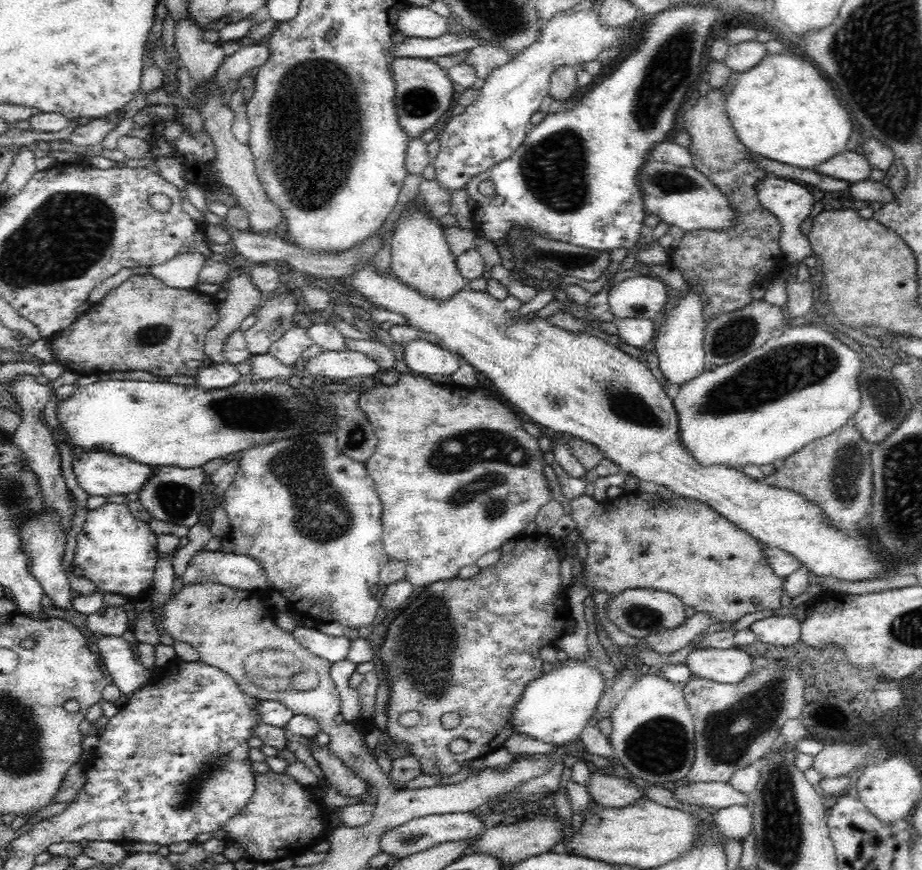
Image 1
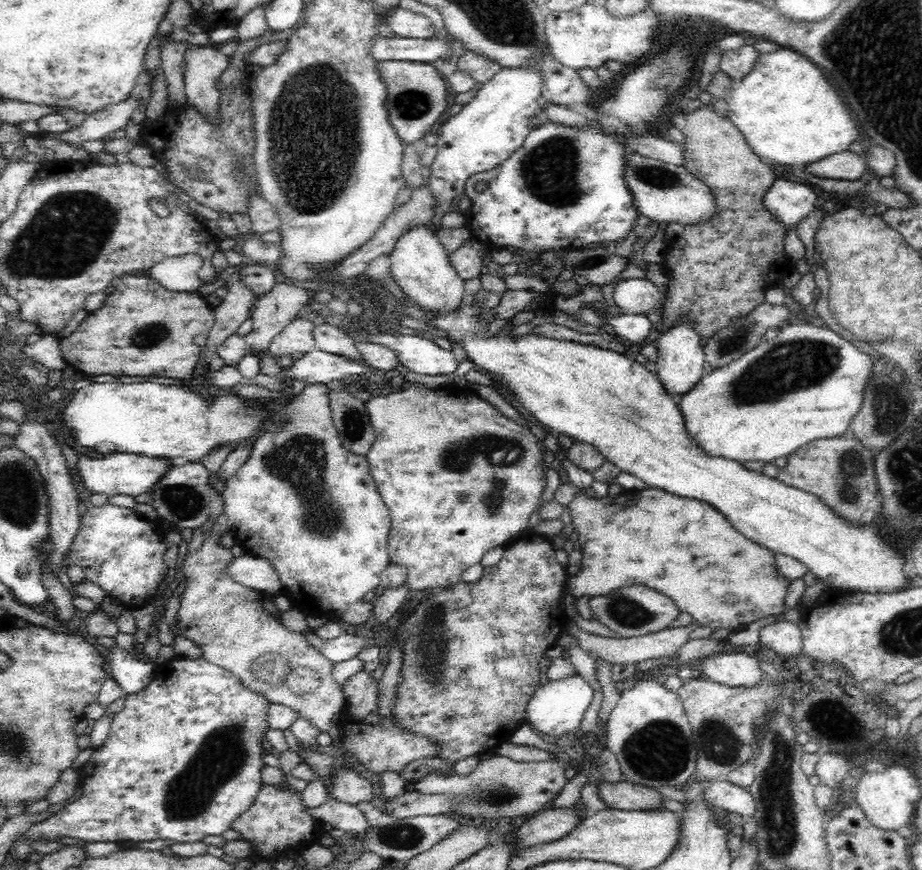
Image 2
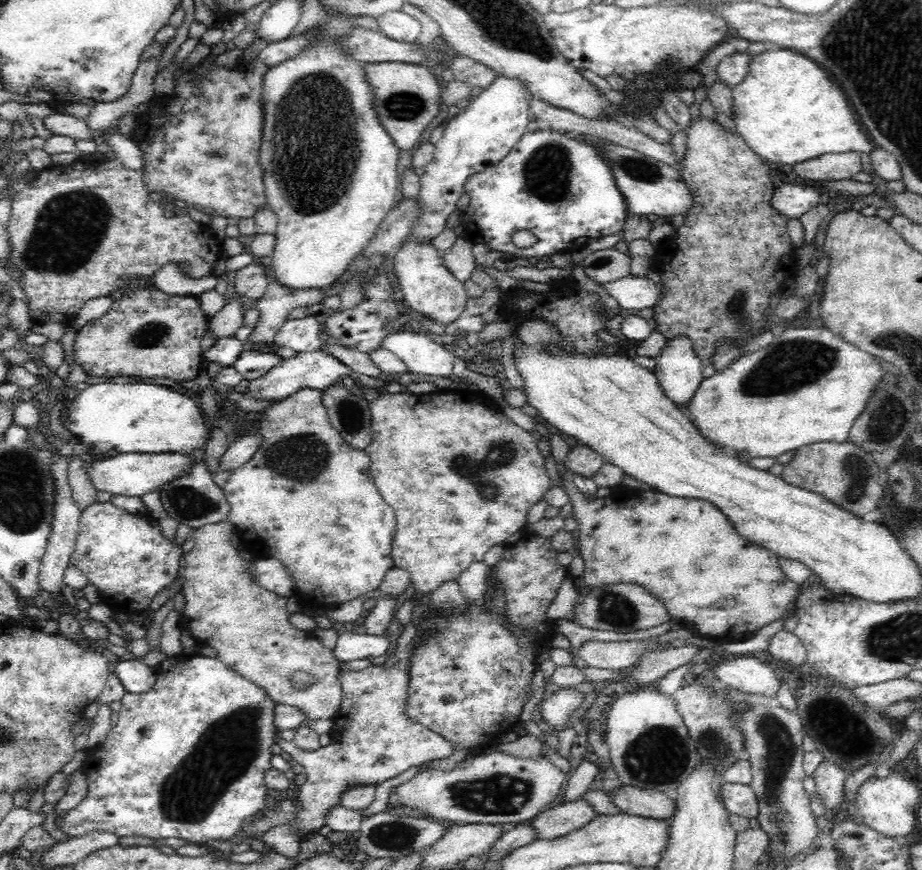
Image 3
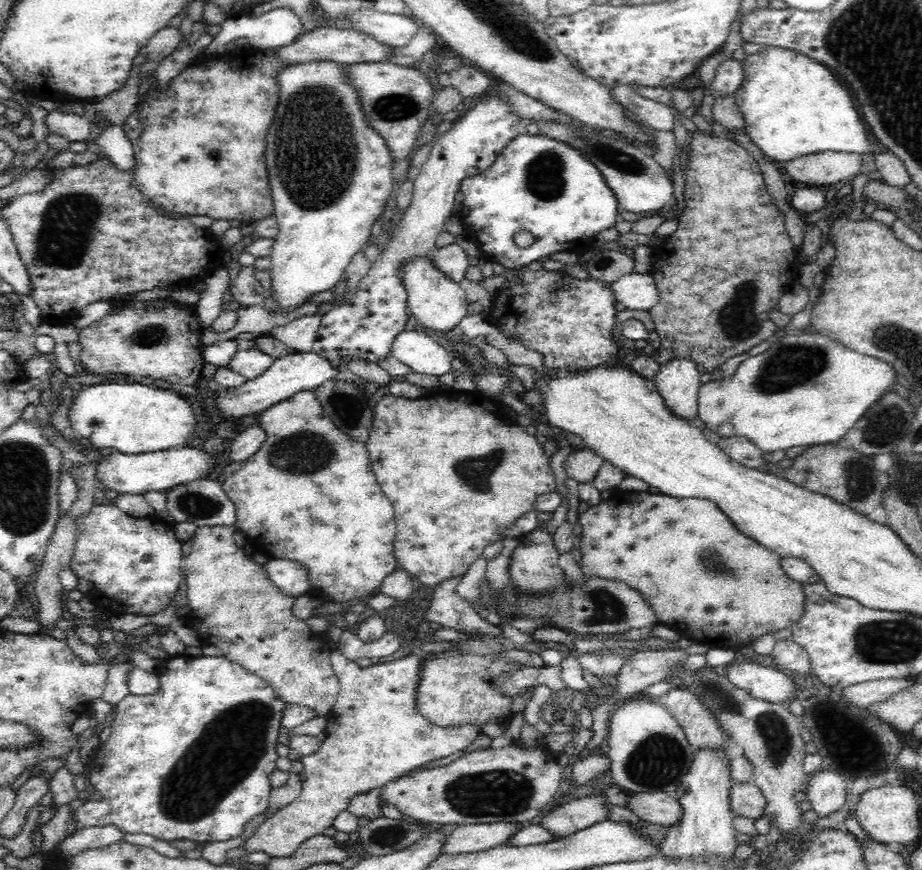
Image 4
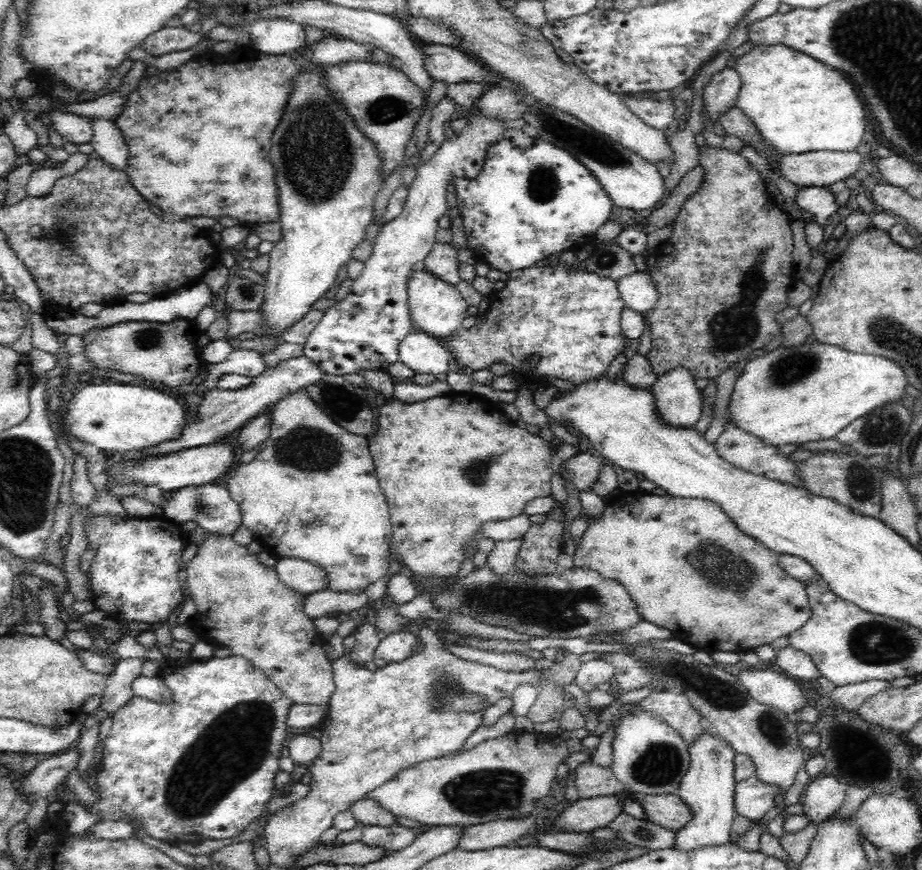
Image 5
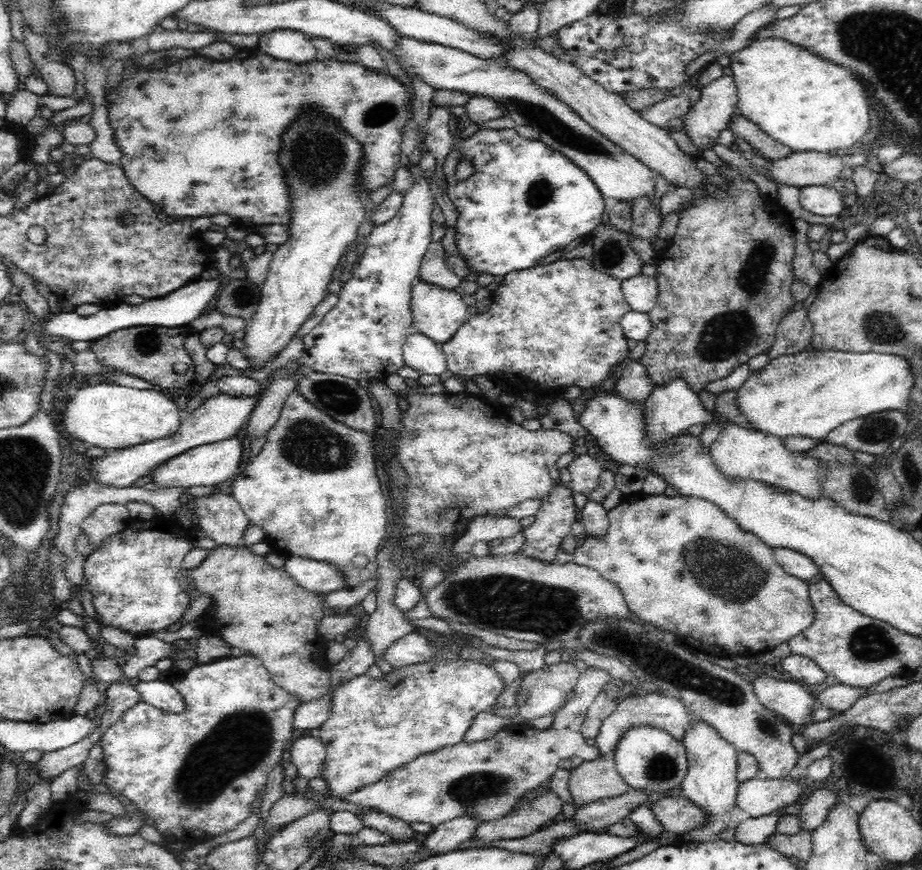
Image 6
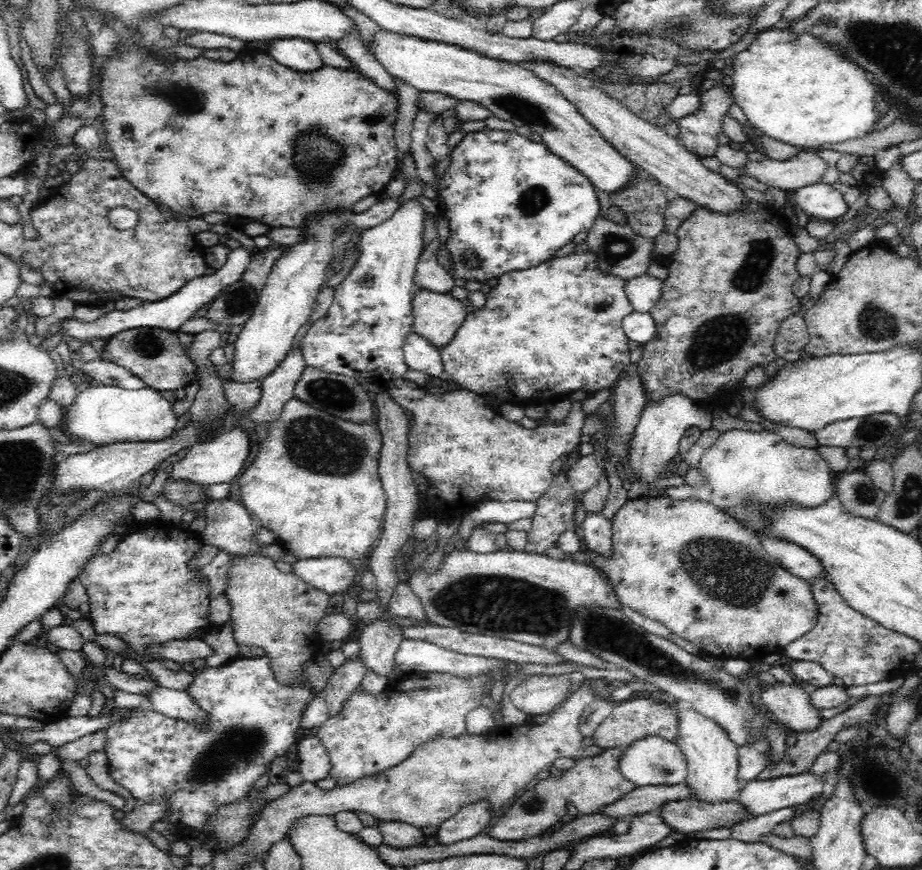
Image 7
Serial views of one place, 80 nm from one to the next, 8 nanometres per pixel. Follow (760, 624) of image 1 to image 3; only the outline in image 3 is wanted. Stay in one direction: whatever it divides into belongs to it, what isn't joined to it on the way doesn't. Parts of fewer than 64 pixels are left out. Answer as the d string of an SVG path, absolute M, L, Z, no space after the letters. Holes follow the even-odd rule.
M785 628L770 636L767 650L773 660L782 660L788 664L804 664L806 660L806 649L802 641Z

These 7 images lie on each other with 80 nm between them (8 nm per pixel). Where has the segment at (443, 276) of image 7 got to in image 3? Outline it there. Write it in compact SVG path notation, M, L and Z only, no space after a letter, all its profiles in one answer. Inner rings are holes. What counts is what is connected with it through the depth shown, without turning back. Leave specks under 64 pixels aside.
M464 236L458 238L451 250L443 253L444 265L458 278L459 282L466 282L472 278L472 274L477 270L477 260L473 254L473 246Z

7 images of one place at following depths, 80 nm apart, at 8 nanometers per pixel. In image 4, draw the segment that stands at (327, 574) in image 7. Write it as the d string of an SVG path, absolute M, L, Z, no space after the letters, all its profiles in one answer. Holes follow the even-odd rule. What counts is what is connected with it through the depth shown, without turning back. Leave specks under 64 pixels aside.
M269 558L262 564L262 569L266 571L270 583L284 594L297 597L304 595L304 592L310 588L306 569L302 569L302 565L298 563L286 559Z

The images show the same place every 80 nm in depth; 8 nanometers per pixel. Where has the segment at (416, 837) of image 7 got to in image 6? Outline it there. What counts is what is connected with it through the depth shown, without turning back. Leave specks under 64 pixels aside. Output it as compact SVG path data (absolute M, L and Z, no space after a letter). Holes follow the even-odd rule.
M364 808L358 813L358 817L362 819L364 827L374 828L384 834L389 834L394 840L402 840L402 838L412 840L416 836L409 823L375 808Z

